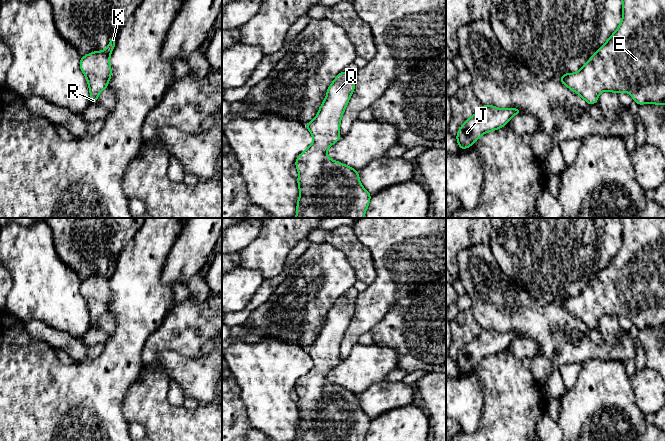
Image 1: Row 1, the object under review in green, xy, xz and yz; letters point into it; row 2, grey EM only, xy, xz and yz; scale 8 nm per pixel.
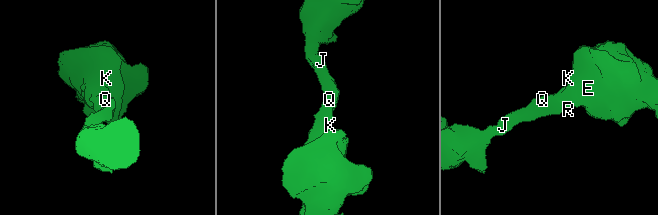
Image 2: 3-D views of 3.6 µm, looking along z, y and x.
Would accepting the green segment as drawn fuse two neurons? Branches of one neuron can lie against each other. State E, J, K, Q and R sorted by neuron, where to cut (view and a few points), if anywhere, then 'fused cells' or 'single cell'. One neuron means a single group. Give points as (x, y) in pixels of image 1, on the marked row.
E J K Q R; no cut; single cell

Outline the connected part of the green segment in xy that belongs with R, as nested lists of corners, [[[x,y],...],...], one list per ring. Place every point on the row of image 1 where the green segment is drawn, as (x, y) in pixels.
[[[112,36],[104,51],[95,51],[81,57],[79,66],[87,79],[91,103],[97,103],[100,92],[108,87],[112,75],[110,54],[115,44],[116,37]]]

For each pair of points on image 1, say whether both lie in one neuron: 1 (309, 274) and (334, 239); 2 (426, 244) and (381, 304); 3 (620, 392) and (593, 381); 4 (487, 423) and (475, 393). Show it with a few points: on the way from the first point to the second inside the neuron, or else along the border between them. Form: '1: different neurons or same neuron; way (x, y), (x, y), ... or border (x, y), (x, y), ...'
1: different neurons; border (324, 241), (339, 248), (348, 260)
2: same neuron; way (413, 259), (391, 280), (391, 284), (386, 289)
3: same neuron; way (613, 392), (604, 392), (600, 388)
4: different neurons; border (482, 387), (483, 412), (479, 425), (475, 430)

